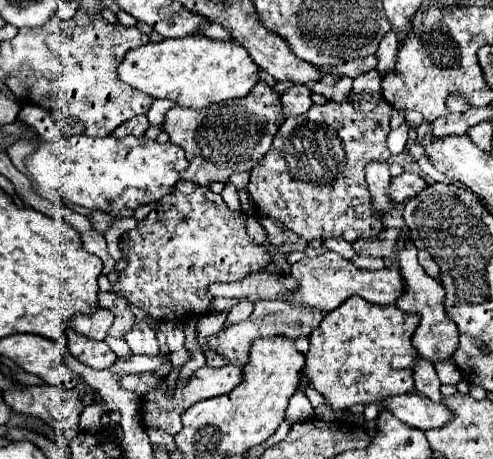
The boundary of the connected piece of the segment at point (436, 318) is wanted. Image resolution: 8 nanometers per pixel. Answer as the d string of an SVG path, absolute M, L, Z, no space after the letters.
M411 241L401 243L401 247L397 249L397 265L401 269L401 277L405 281L405 293L395 301L395 305L403 311L409 313L417 313L421 317L419 327L413 333L413 347L431 363L439 361L439 359L447 359L453 355L453 351L457 349L459 343L459 333L457 333L457 325L453 325L453 321L449 321L449 317L445 315L443 309L443 297L445 291L441 287L439 281L431 279L429 275L423 273L423 267L417 263L417 247Z

